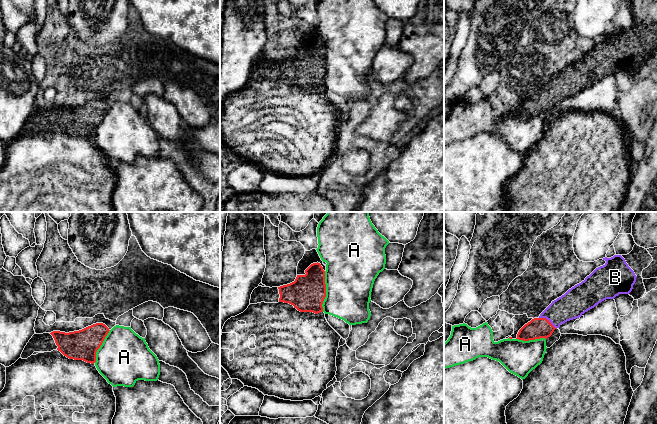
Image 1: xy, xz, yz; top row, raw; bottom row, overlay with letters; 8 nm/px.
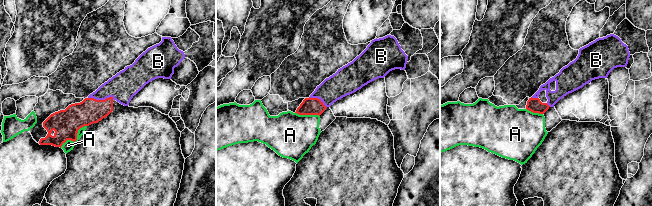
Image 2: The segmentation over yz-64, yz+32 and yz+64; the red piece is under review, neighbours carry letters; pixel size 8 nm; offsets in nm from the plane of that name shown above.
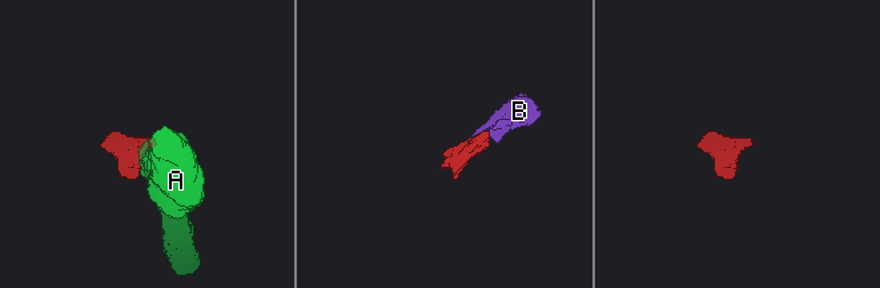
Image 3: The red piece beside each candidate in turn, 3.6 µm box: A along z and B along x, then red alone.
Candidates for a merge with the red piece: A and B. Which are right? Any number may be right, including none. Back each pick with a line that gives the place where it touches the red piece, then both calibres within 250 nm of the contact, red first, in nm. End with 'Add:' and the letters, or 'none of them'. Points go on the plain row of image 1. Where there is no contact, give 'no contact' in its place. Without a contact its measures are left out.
B: yz (547, 96) | 170/220 nm
Add: B

